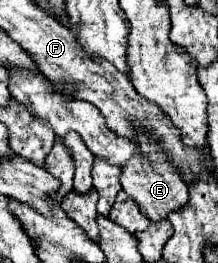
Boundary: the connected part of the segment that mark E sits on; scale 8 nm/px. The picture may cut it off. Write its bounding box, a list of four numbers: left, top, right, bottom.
[120,127,188,221]

